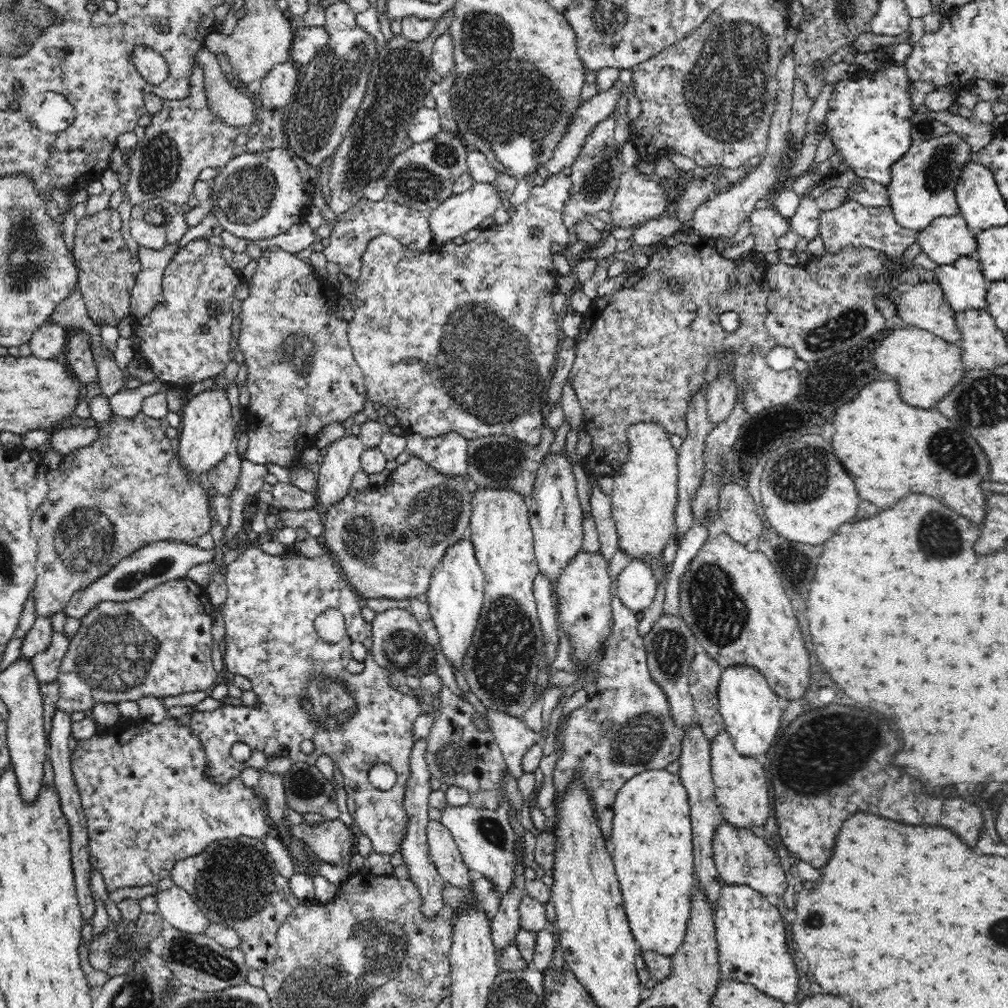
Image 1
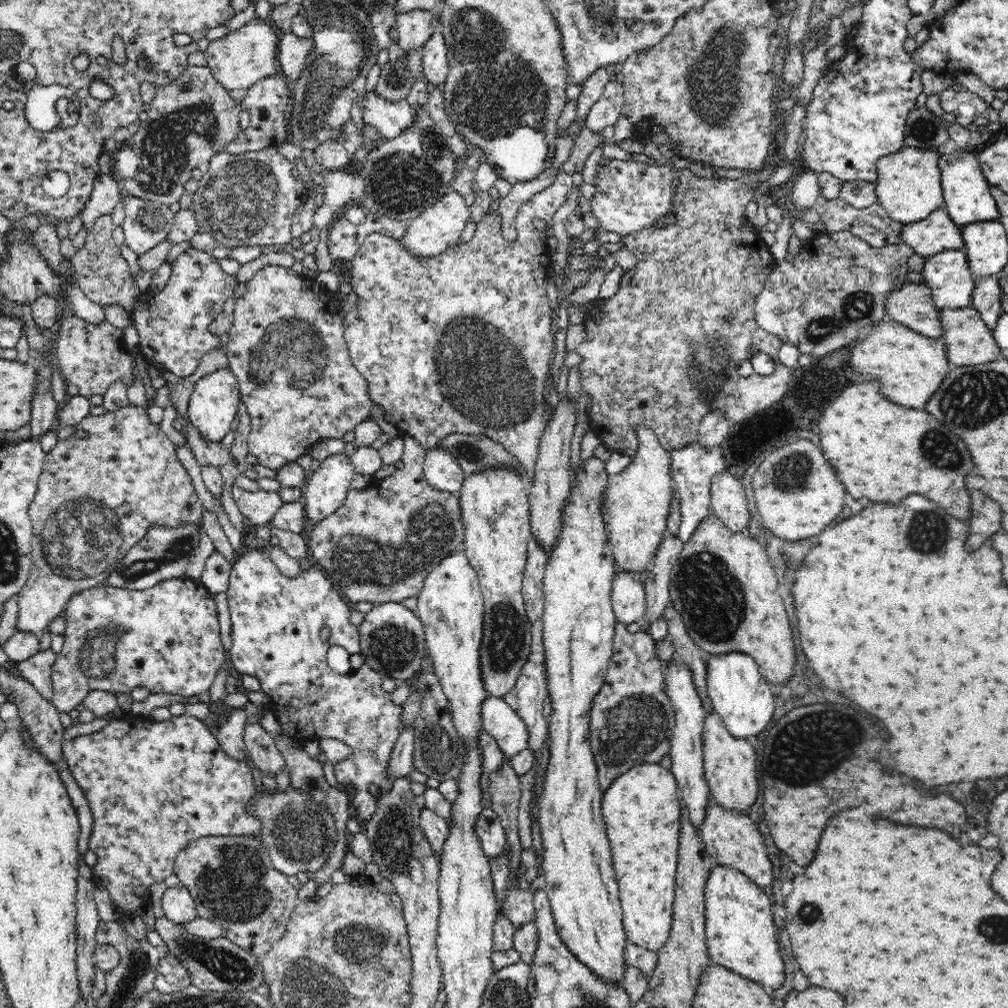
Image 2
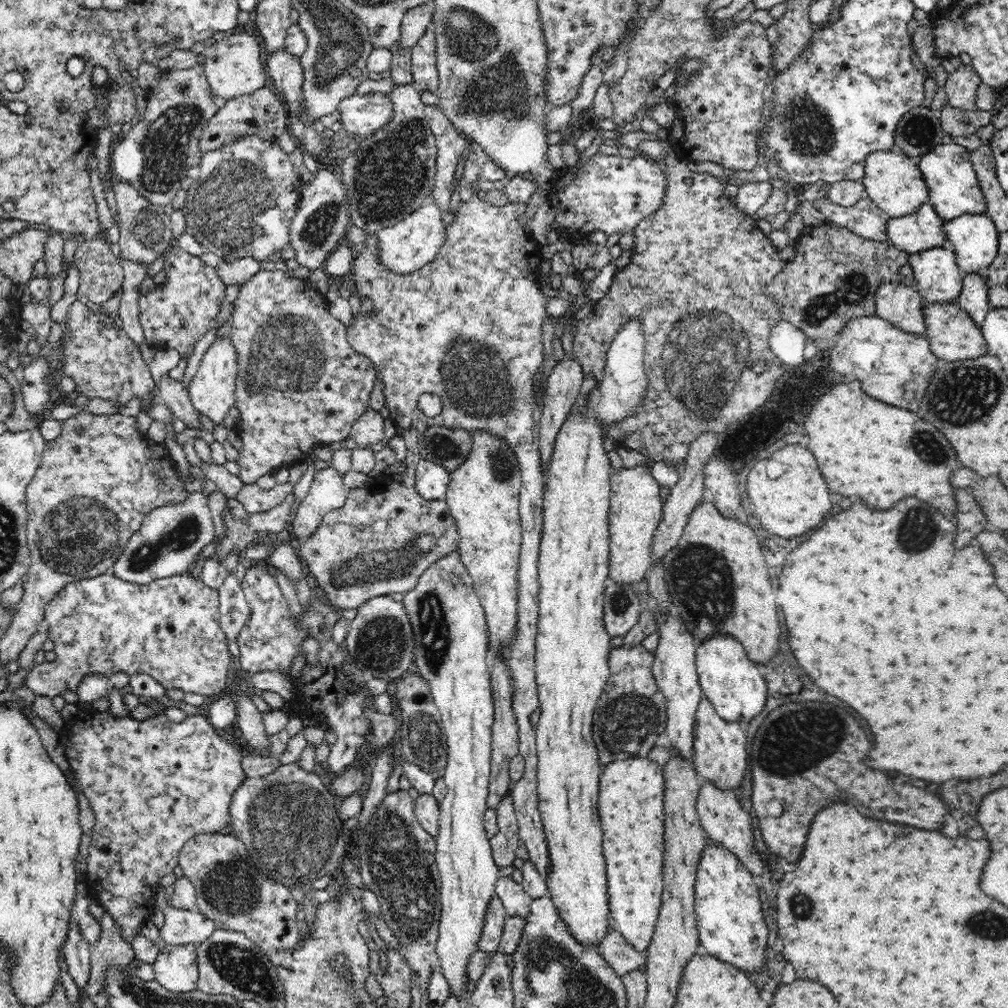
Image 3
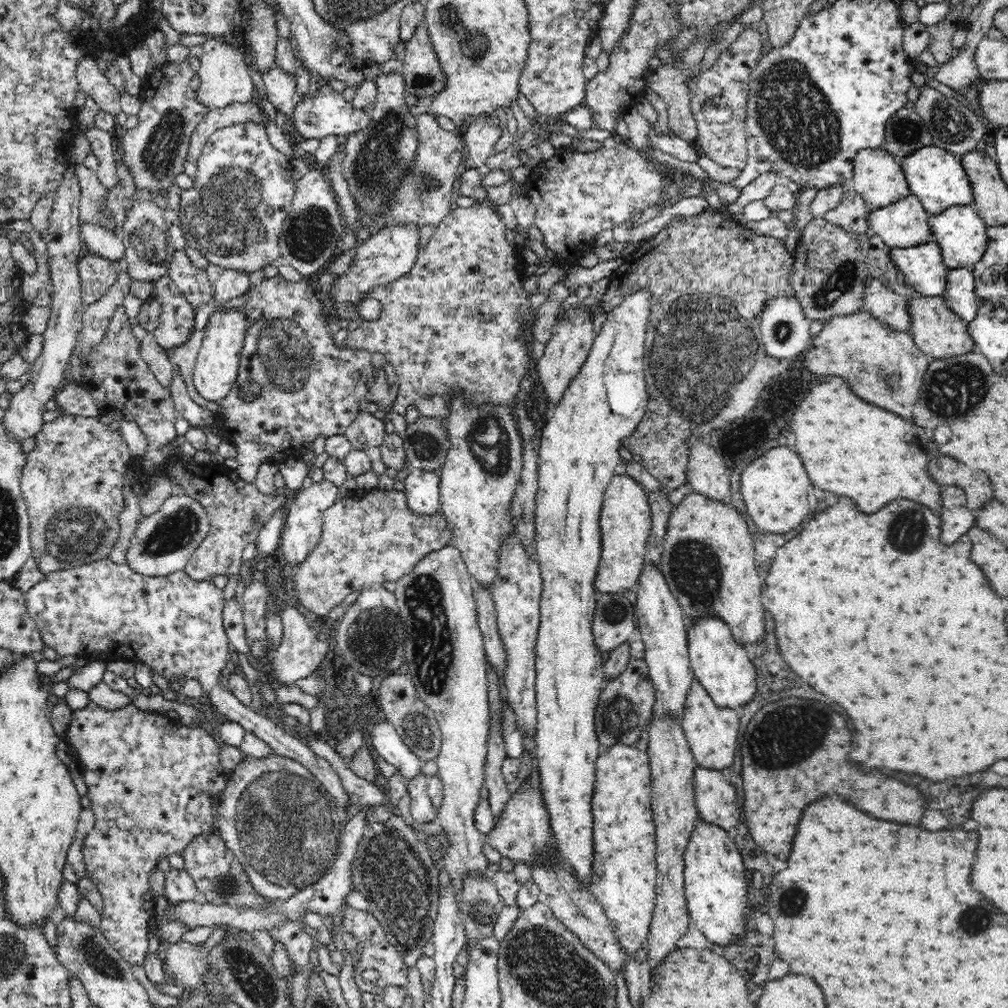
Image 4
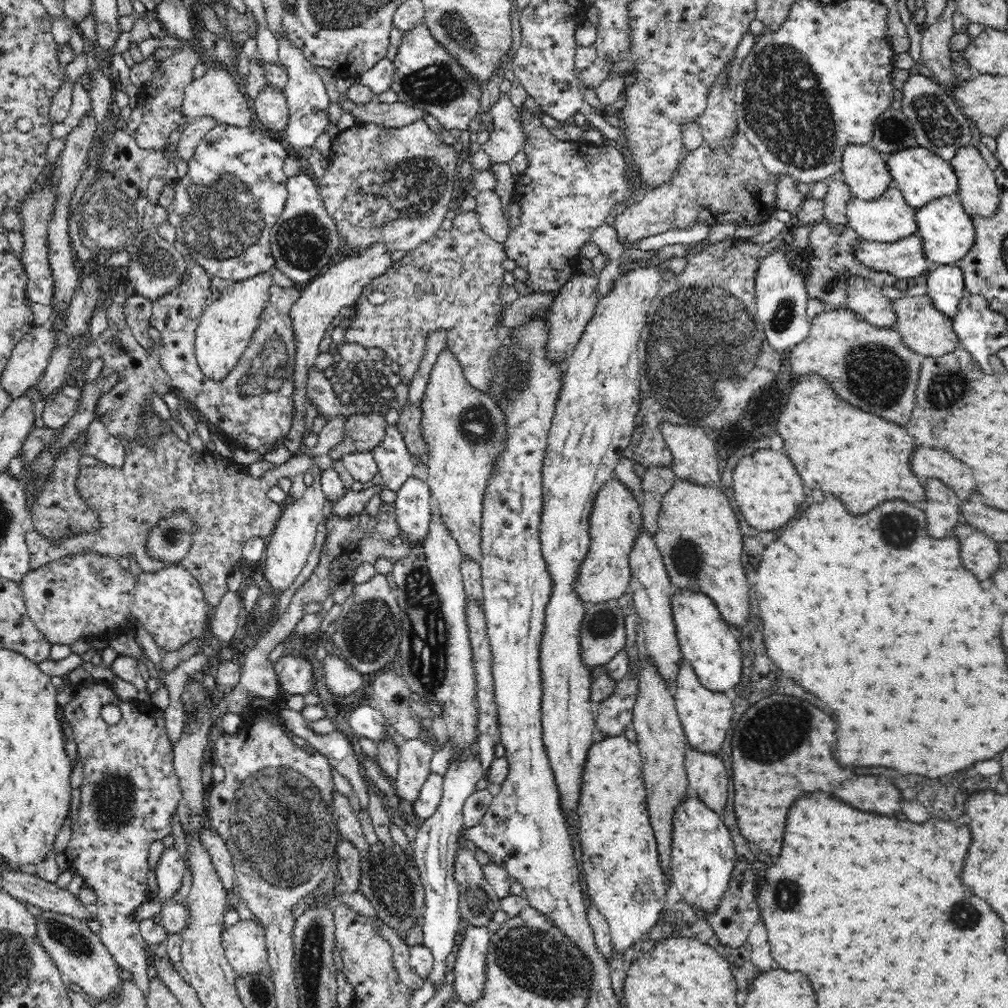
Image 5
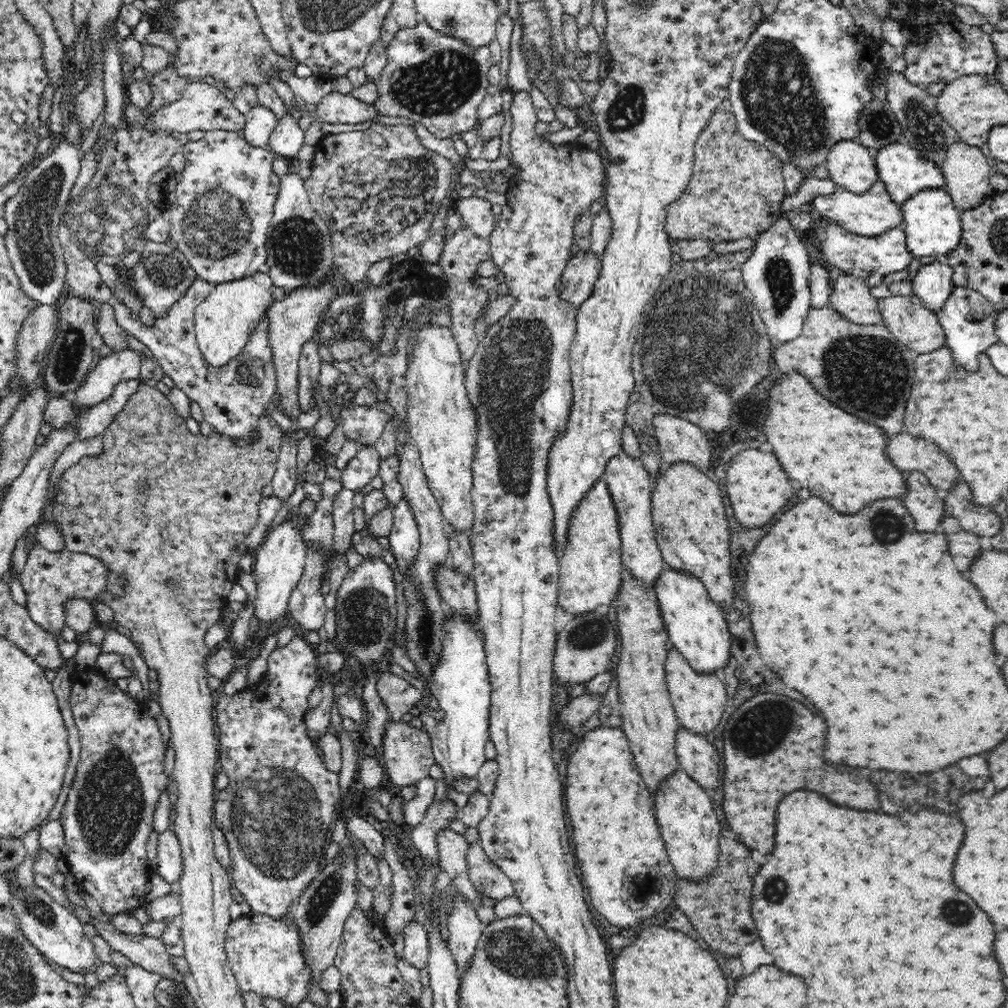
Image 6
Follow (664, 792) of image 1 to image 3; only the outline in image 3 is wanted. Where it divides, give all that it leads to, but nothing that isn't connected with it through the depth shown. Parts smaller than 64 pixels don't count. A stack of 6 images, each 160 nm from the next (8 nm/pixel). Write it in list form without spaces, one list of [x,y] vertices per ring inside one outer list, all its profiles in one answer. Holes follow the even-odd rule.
[[[618,759],[602,768],[598,810],[610,924],[632,948],[643,953],[656,926],[664,886],[664,792],[664,774],[660,764],[651,759]]]

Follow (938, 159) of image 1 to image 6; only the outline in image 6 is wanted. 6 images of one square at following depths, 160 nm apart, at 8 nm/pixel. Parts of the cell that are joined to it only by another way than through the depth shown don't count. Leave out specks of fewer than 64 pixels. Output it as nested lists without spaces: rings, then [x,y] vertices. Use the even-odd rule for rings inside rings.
[[[846,139],[836,142],[825,159],[829,180],[838,188],[860,194],[874,186],[877,178],[874,154],[857,140]]]

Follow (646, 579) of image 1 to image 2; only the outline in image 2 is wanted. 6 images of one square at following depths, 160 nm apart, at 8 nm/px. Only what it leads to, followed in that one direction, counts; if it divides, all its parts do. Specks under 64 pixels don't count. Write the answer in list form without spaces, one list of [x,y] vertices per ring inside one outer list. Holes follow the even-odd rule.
[[[618,572],[611,590],[613,616],[617,624],[638,622],[646,612],[644,581],[635,573]]]

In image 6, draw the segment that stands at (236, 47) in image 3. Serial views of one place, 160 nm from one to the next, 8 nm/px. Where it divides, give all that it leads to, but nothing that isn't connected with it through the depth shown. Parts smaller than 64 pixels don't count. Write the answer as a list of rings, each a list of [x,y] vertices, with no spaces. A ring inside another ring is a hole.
[[[192,80],[180,100],[172,102],[168,106],[158,107],[146,116],[144,115],[144,108],[135,107],[126,98],[123,103],[122,116],[124,116],[127,128],[137,122],[142,126],[146,136],[150,134],[171,134],[176,131],[181,132],[185,136],[188,132],[194,132],[194,130],[204,130],[206,133],[213,130],[238,132],[242,131],[244,124],[246,124],[246,117],[234,106],[233,100],[229,100],[224,95],[224,91],[201,80]]]

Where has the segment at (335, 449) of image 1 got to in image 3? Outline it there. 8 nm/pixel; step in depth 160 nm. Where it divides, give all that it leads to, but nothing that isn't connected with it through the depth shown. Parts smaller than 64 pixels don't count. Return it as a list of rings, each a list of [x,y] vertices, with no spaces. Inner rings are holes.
[[[332,465],[316,471],[306,496],[297,502],[294,507],[294,512],[296,513],[294,520],[292,520],[292,532],[294,532],[294,536],[300,538],[300,540],[302,540],[302,538],[306,540],[306,536],[314,534],[328,511],[334,510],[336,507],[344,506],[349,490],[350,489],[343,483],[343,476],[340,475],[340,472],[334,469]]]

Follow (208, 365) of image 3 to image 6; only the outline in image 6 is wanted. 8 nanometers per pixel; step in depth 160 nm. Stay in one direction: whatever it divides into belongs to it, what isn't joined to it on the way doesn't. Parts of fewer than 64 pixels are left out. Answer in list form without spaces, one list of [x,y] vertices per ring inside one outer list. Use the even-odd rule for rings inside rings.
[[[263,270],[247,278],[214,285],[208,298],[195,309],[195,336],[202,357],[212,366],[232,362],[247,346],[266,310],[273,304],[273,280]]]

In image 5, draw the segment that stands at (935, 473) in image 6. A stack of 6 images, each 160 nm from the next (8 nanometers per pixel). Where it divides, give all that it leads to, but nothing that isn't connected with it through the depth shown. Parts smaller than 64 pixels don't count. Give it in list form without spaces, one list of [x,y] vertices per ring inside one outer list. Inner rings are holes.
[[[918,448],[912,456],[912,472],[926,480],[937,478],[954,491],[958,498],[966,502],[970,494],[975,491],[972,470],[956,460],[950,452],[944,450],[932,450],[932,448]]]

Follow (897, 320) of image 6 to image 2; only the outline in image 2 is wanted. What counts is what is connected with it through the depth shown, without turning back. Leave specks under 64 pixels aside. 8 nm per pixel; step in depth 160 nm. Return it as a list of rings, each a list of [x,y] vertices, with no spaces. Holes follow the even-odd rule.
[[[974,307],[938,310],[937,320],[940,320],[941,324],[940,339],[945,344],[946,357],[952,366],[976,366],[1002,358],[1000,349],[993,339],[992,330],[985,325]]]

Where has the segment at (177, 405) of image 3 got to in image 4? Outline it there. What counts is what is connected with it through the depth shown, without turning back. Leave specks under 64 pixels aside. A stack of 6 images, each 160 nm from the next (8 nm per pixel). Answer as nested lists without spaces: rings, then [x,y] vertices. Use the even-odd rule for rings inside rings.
[[[140,324],[132,326],[132,330],[140,344],[141,358],[155,374],[156,380],[162,383],[164,388],[171,390],[173,364],[170,364],[165,350],[158,345],[153,333]]]

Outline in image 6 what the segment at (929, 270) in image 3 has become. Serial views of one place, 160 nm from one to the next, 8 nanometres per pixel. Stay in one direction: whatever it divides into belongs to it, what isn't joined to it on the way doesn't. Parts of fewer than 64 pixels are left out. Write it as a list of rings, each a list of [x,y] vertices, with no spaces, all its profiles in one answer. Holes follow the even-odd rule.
[[[815,214],[809,234],[821,256],[835,267],[837,273],[865,280],[870,289],[883,284],[882,280],[890,273],[906,270],[912,262],[913,254],[906,247],[902,227],[890,227],[880,235],[860,235]]]

